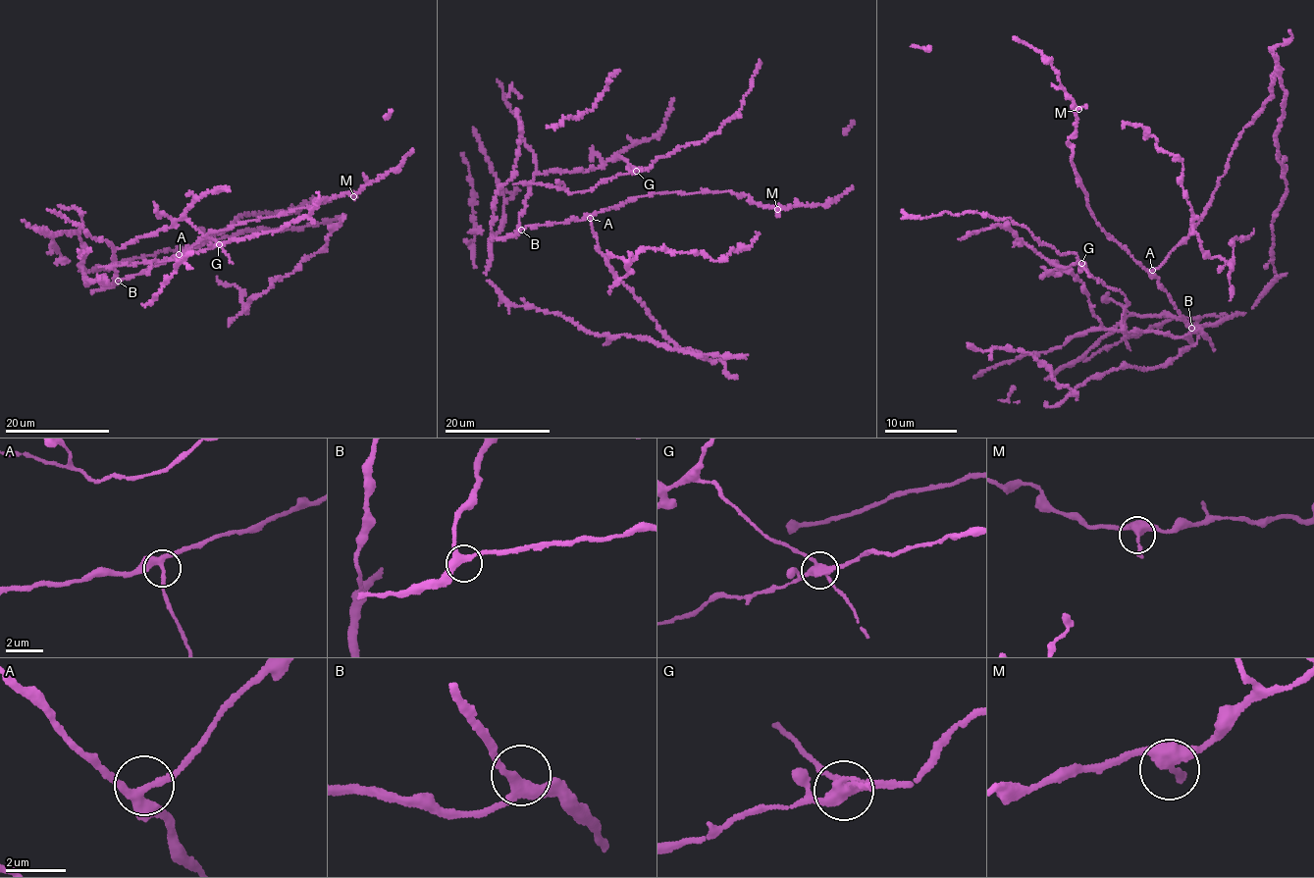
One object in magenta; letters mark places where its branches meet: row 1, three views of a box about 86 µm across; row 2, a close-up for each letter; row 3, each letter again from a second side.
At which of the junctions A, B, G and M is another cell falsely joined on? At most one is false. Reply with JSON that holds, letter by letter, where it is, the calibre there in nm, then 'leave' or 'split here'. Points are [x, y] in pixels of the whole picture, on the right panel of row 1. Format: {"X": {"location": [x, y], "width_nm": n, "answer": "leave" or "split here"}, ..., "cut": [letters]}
{"A": {"location": [1152, 270], "width_nm": 320, "answer": "leave"}, "B": {"location": [1191, 328], "width_nm": 320, "answer": "leave"}, "G": {"location": [1081, 263], "width_nm": 340, "answer": "split here"}, "M": {"location": [1078, 109], "width_nm": 360, "answer": "leave"}, "cut": ["G"]}

